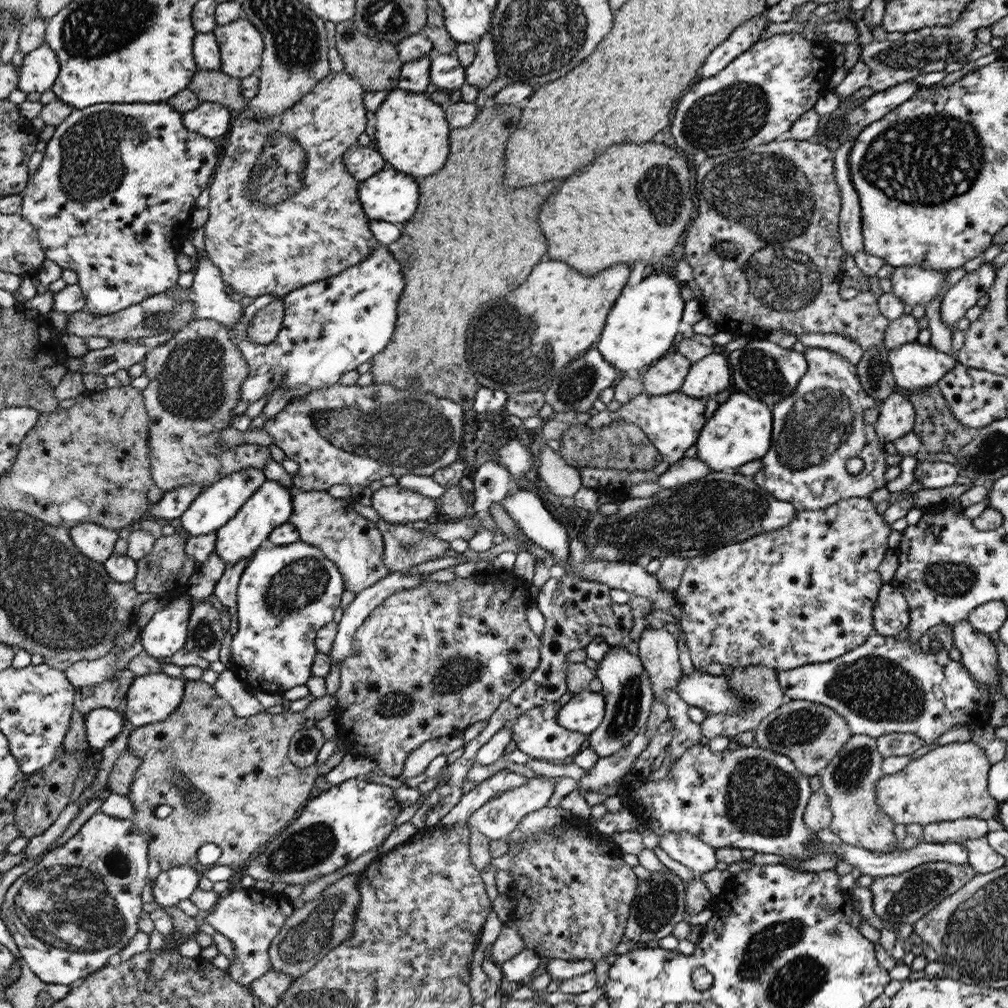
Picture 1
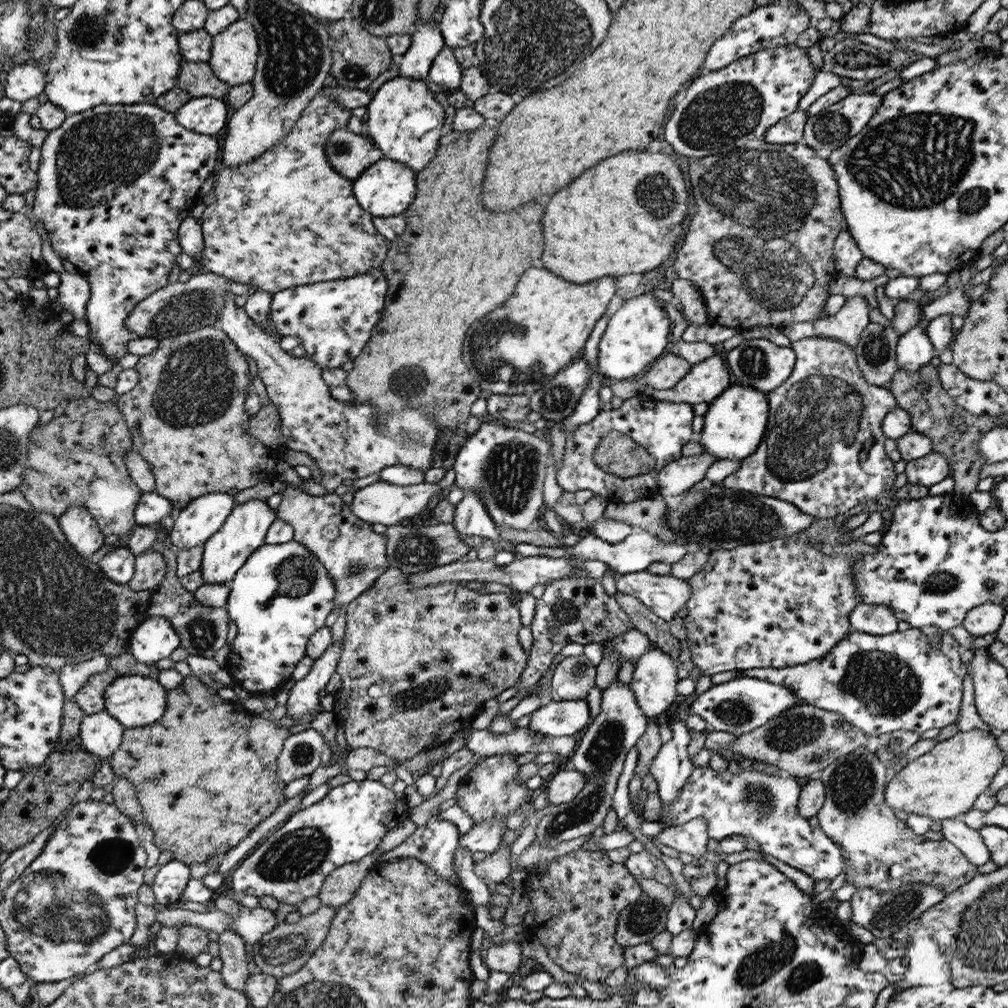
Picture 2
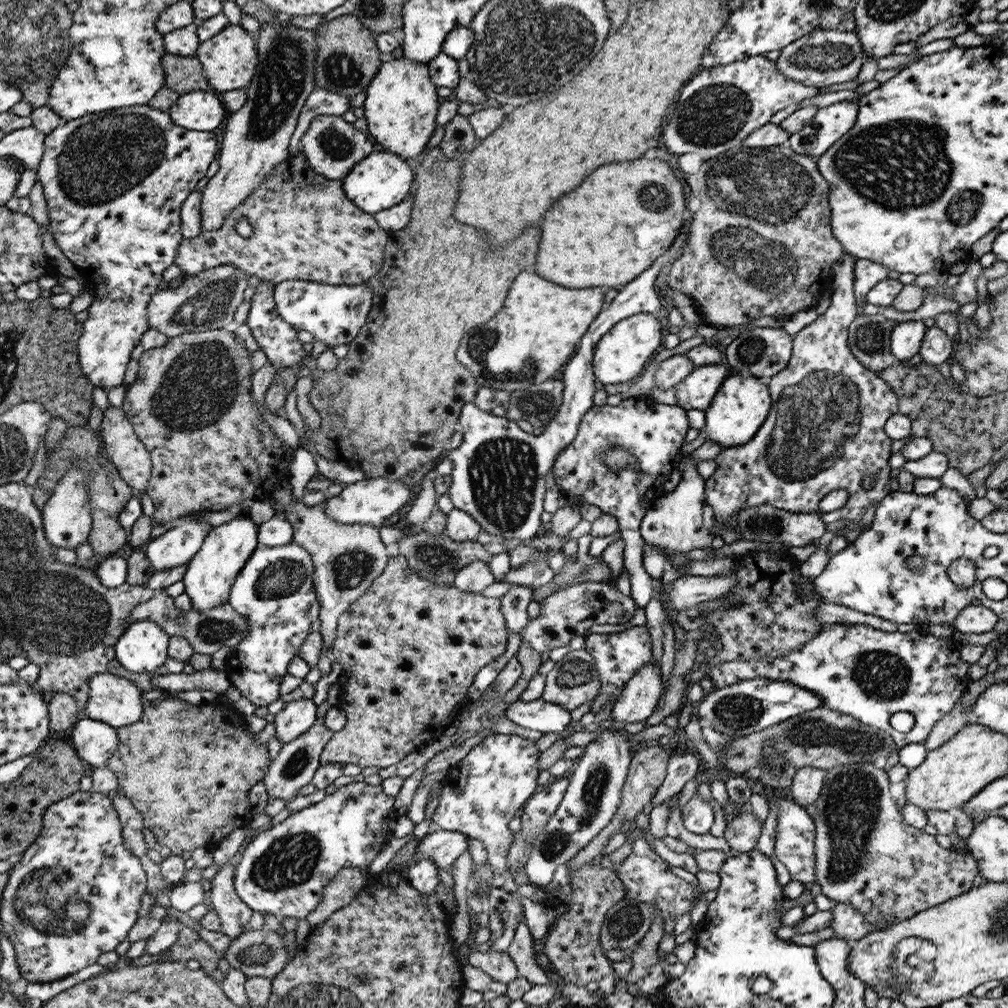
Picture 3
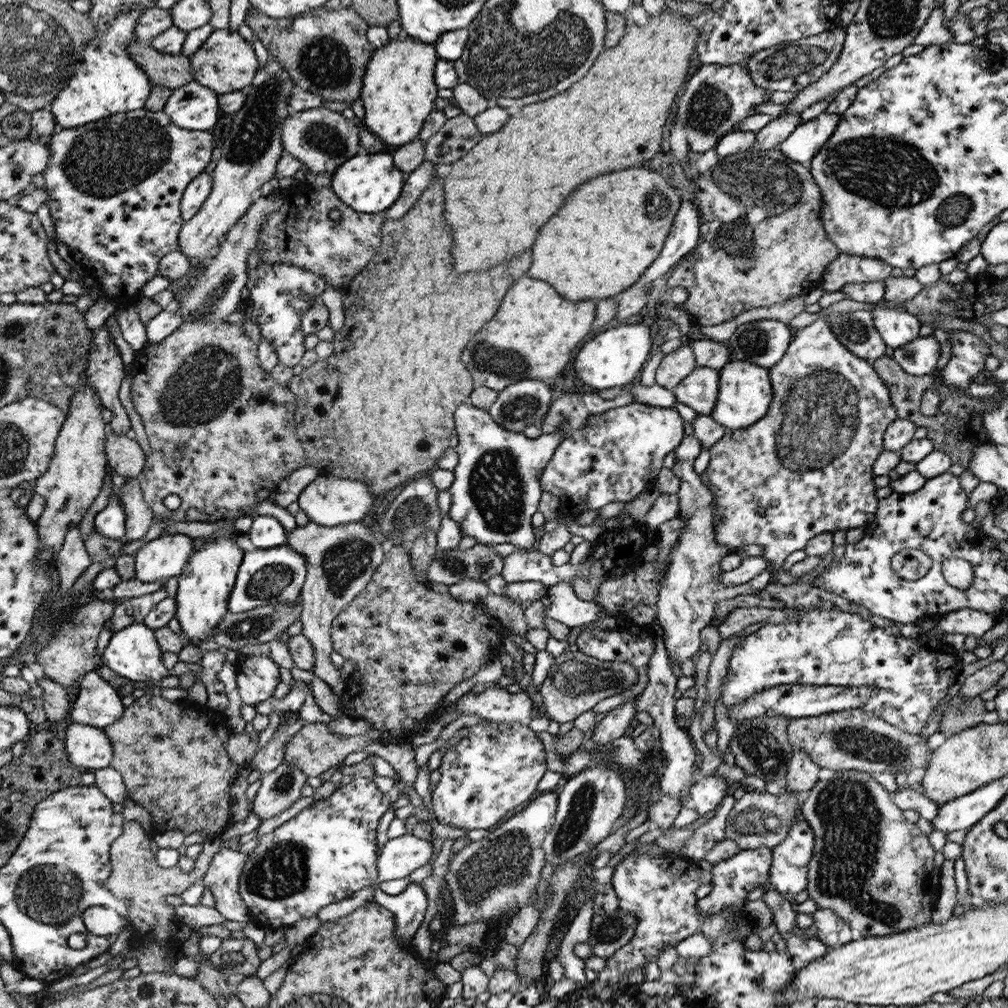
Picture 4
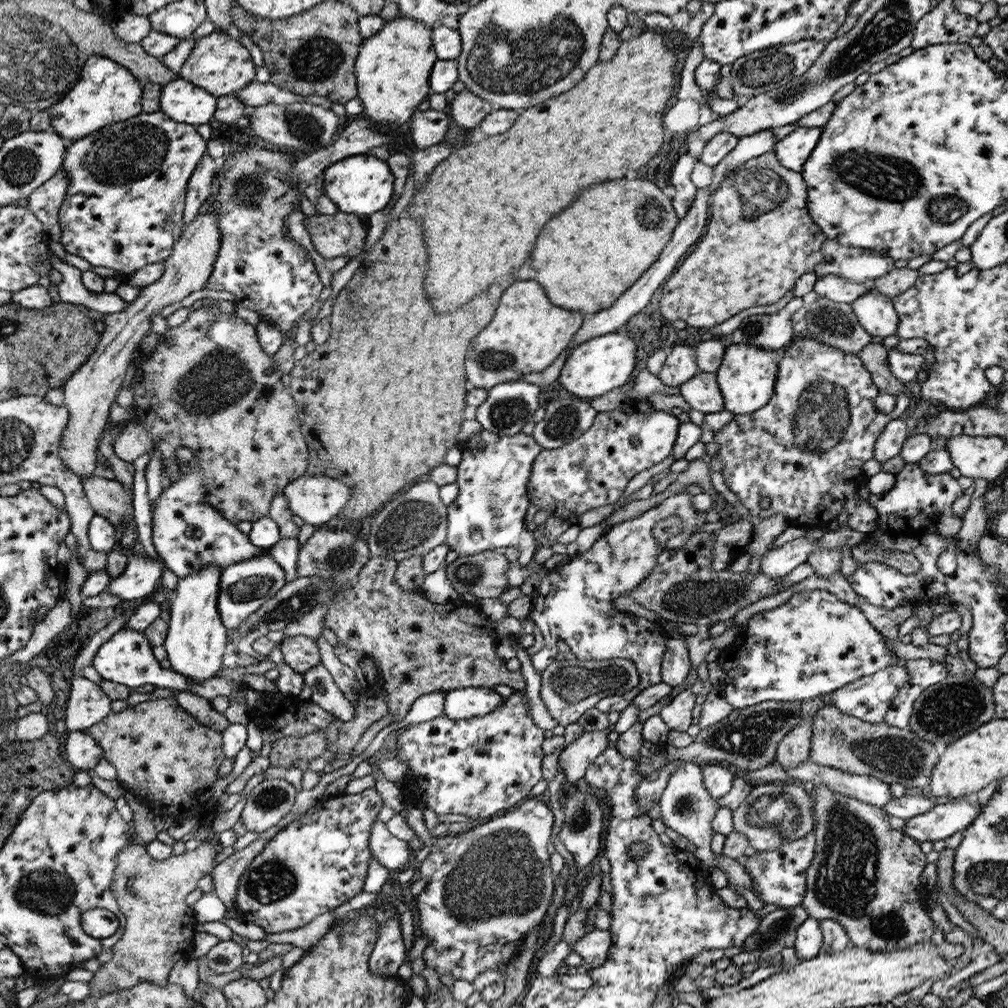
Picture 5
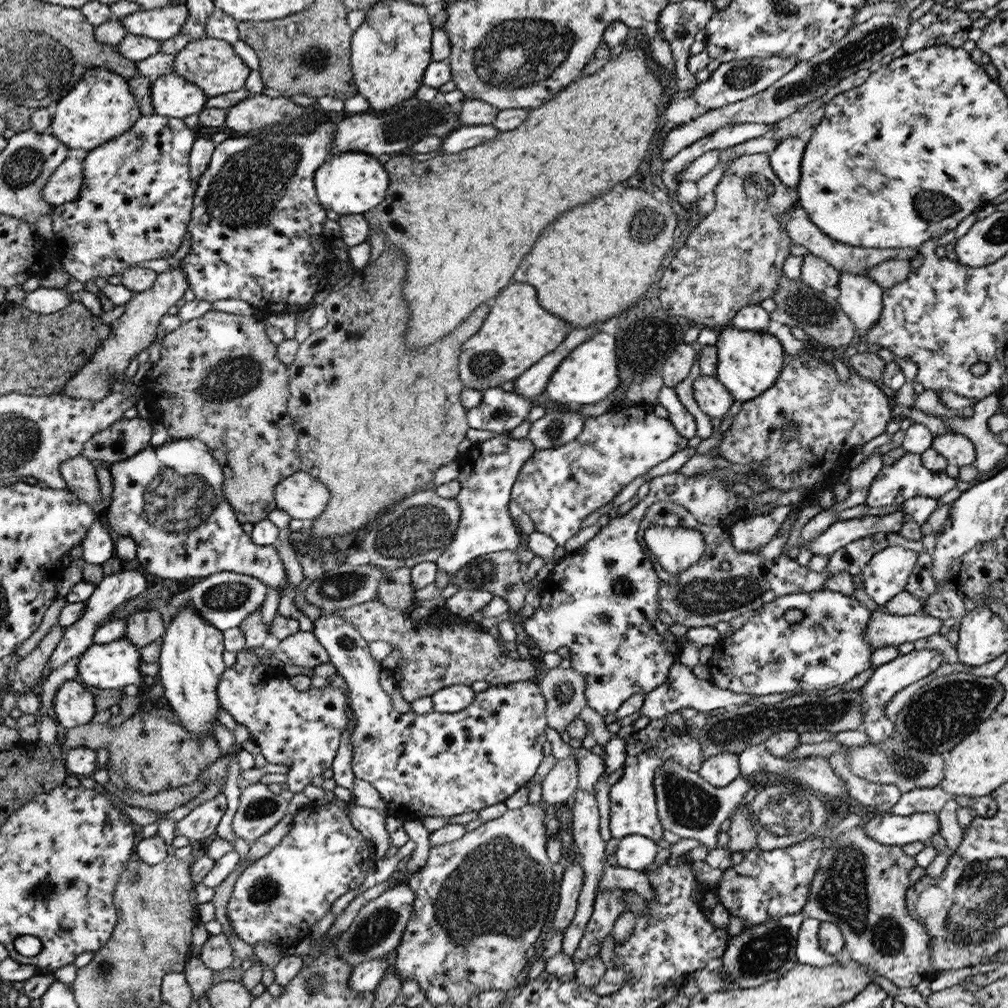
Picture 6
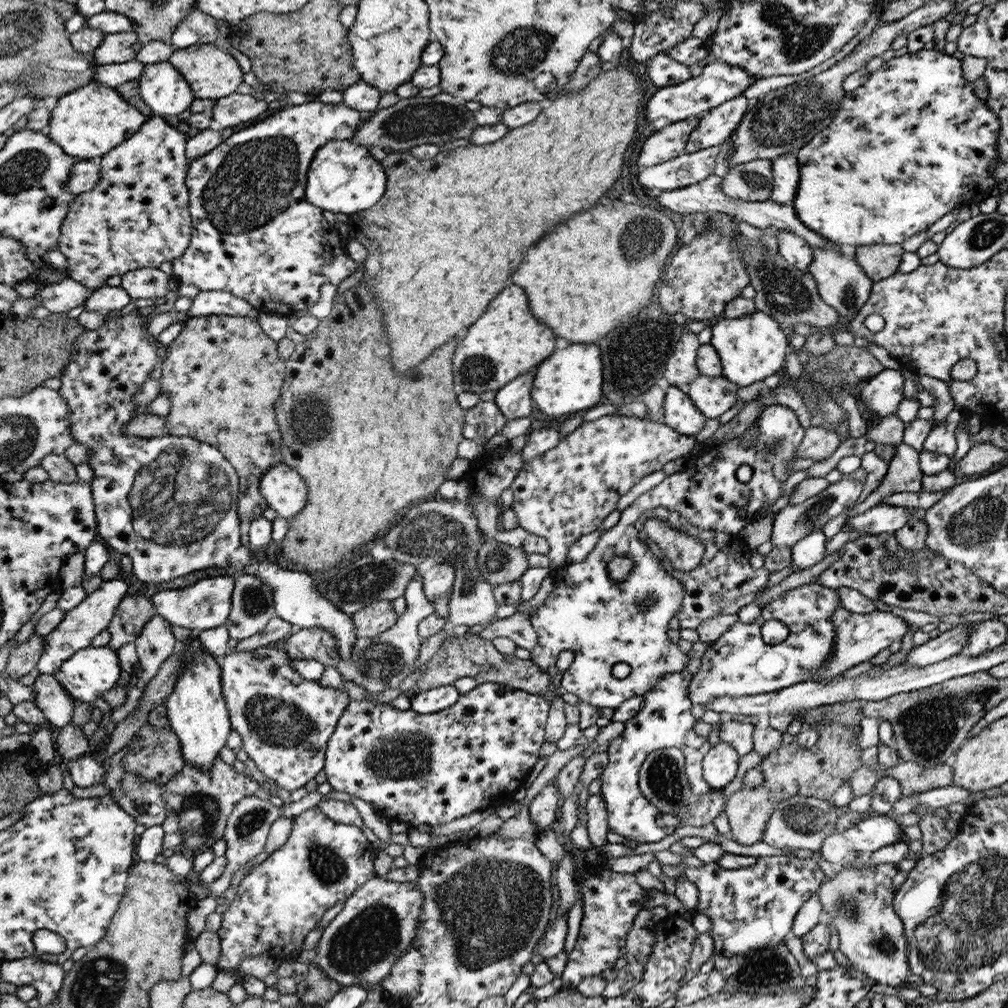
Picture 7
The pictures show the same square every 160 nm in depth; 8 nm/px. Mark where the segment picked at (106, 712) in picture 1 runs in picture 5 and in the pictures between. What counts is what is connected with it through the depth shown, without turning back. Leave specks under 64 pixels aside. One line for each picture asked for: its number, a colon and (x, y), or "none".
2: (101, 733)
3: (97, 742)
4: (89, 747)
5: (83, 752)

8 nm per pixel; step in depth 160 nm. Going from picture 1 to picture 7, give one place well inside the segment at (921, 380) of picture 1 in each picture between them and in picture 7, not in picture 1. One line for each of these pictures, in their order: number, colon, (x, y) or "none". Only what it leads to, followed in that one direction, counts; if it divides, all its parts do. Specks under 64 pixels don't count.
2: (913, 351)
3: (907, 337)
4: (896, 328)
5: (876, 313)
6: (860, 297)
7: (841, 282)

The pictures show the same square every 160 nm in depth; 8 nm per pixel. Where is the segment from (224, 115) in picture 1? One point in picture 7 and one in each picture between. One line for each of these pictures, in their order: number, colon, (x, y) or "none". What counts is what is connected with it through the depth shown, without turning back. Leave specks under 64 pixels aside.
2: (207, 115)
3: (199, 110)
4: (193, 106)
5: (181, 100)
6: (172, 96)
7: (162, 87)

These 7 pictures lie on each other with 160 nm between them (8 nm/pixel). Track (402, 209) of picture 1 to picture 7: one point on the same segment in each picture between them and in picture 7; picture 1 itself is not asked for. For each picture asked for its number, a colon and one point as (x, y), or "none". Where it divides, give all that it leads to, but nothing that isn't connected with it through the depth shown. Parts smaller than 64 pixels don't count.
2: (388, 188)
3: (382, 180)
4: (370, 184)
5: (361, 185)
6: (348, 183)
7: (343, 177)

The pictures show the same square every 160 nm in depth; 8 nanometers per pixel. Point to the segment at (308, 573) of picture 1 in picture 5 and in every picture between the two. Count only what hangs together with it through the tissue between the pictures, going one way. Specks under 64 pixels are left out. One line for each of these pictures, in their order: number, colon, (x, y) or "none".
2: (283, 595)
3: (276, 593)
4: (277, 575)
5: (246, 587)

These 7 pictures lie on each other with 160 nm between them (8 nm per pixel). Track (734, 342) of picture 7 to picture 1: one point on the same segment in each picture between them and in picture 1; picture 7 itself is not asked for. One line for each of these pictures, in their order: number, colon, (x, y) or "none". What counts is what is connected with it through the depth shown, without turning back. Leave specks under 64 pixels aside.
1: (739, 431)
2: (734, 425)
3: (742, 404)
4: (745, 391)
5: (746, 376)
6: (749, 363)

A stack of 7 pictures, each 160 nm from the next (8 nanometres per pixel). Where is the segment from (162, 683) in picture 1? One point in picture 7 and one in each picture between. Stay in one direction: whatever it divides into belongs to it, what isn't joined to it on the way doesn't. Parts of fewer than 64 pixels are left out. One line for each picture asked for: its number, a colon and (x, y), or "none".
2: (136, 701)
3: (116, 700)
4: (97, 703)
5: (87, 704)
6: (74, 706)
7: (51, 698)

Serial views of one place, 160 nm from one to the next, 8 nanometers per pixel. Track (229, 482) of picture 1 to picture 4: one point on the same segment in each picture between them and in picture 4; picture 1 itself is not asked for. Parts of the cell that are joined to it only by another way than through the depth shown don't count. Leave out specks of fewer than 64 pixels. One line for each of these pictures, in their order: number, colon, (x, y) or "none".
2: (194, 526)
3: (176, 547)
4: (158, 560)

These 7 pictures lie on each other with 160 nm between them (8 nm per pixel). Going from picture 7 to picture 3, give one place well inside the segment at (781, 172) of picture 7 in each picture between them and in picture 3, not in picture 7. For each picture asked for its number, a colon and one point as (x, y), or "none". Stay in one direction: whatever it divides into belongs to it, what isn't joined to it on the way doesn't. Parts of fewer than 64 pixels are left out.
3: (831, 123)
4: (808, 138)
5: (792, 151)
6: (785, 159)

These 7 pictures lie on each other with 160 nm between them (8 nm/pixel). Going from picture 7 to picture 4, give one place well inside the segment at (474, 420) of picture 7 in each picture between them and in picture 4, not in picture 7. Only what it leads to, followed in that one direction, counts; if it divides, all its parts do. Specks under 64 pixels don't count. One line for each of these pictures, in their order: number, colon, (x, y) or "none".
4: (521, 404)
5: (509, 405)
6: (500, 411)

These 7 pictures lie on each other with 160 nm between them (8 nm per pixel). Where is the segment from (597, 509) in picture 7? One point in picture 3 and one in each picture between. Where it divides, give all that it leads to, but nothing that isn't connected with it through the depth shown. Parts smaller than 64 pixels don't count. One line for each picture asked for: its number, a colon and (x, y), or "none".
3: (652, 432)
4: (617, 454)
5: (593, 470)
6: (558, 488)

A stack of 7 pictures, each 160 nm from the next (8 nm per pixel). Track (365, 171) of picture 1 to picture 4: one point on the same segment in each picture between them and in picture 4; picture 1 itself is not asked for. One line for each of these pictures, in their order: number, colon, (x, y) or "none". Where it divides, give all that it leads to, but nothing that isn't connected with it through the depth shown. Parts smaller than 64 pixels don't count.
2: (351, 154)
3: (333, 147)
4: (321, 139)

